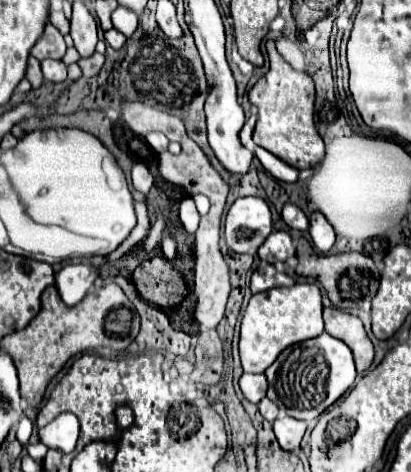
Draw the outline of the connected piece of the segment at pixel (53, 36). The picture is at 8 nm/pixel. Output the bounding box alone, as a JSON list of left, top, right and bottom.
[31,22,65,60]

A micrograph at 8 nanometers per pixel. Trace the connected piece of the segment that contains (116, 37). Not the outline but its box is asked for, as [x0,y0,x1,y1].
[105,28,127,50]

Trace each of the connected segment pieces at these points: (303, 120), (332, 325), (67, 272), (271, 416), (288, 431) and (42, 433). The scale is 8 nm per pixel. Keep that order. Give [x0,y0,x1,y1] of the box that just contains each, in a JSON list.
[[249,42,325,170],[323,308,373,374],[55,264,97,306],[259,398,277,422],[273,416,307,450],[39,412,79,454]]

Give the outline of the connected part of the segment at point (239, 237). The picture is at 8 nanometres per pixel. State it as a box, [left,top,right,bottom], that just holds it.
[225,196,271,254]

